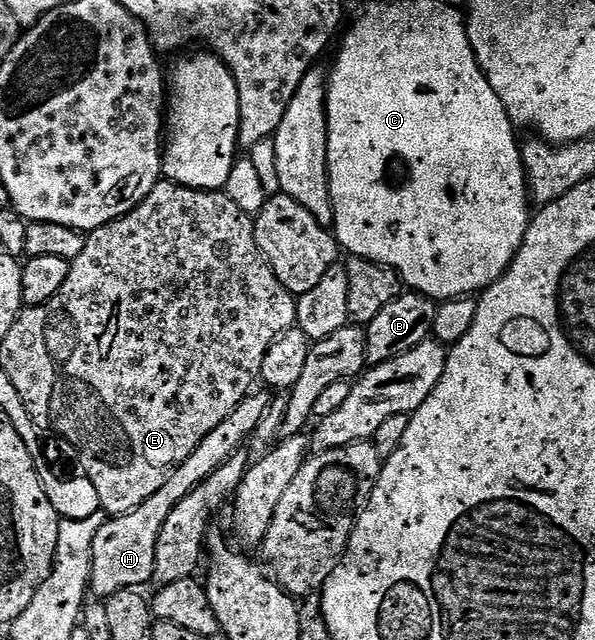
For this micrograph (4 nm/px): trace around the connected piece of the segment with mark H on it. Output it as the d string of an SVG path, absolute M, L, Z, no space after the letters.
M251 393L234 409L232 416L228 416L228 420L212 428L212 432L208 432L208 436L196 444L196 452L192 452L184 464L174 469L160 492L152 492L152 496L148 496L140 508L111 517L100 528L100 532L96 532L96 540L92 540L90 590L97 597L105 600L121 590L145 587L145 582L149 583L153 579L156 539L160 536L160 528L164 528L164 520L168 520L168 512L172 512L172 508L176 508L176 504L180 504L180 500L184 500L192 488L208 480L208 476L212 476L212 472L216 472L216 468L220 468L237 450L243 449L247 445L245 442L249 443L253 439L256 424L260 424L260 416L264 416L272 401L269 393L258 393Z

